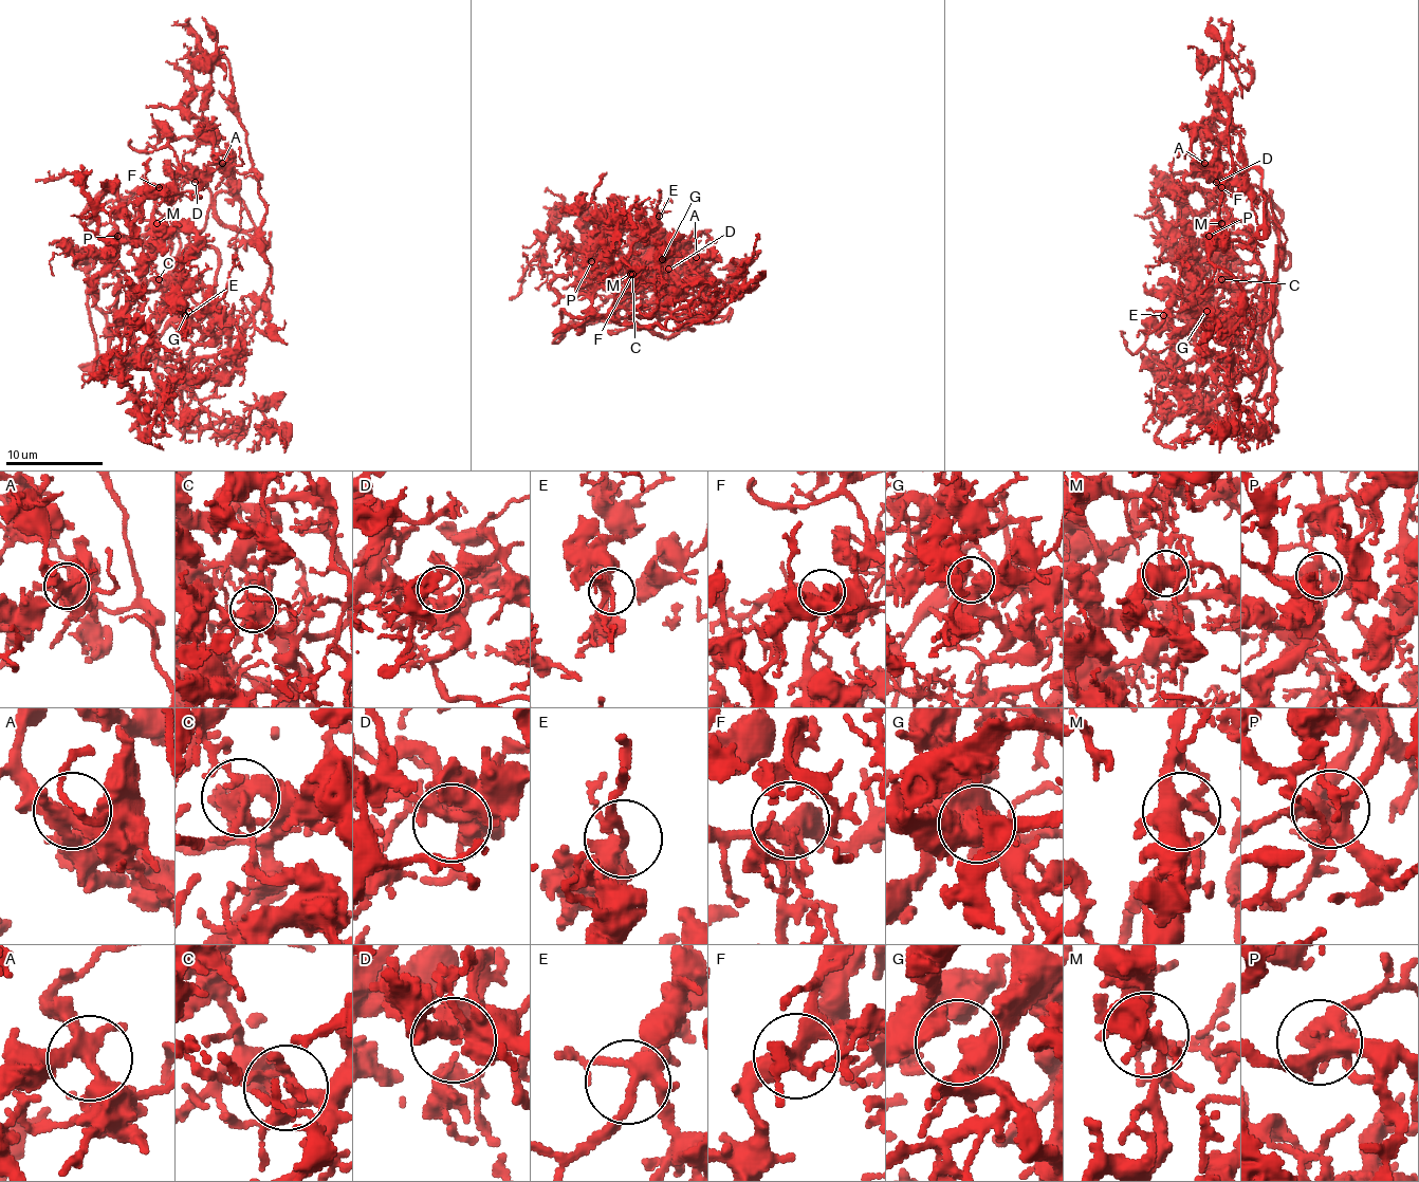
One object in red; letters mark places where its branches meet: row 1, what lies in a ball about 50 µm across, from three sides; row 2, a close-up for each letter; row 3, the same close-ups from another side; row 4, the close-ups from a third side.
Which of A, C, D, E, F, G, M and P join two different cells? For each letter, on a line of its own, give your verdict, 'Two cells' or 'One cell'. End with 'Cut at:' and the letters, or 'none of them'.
A: One cell
C: One cell
D: One cell
E: One cell
F: One cell
G: One cell
M: One cell
P: One cell
Cut at: none of them

